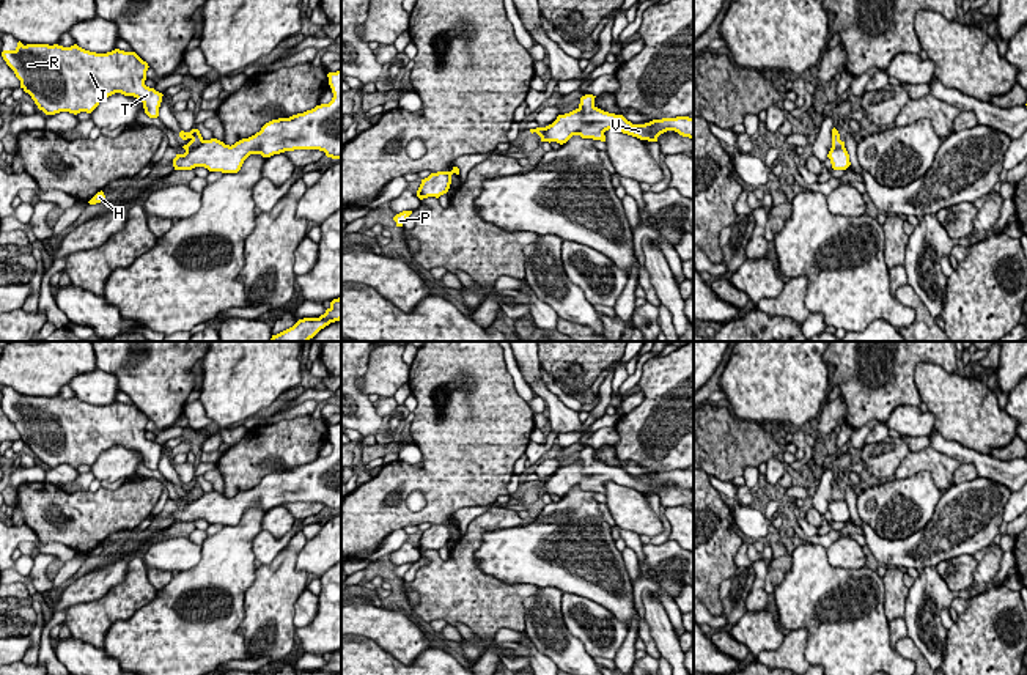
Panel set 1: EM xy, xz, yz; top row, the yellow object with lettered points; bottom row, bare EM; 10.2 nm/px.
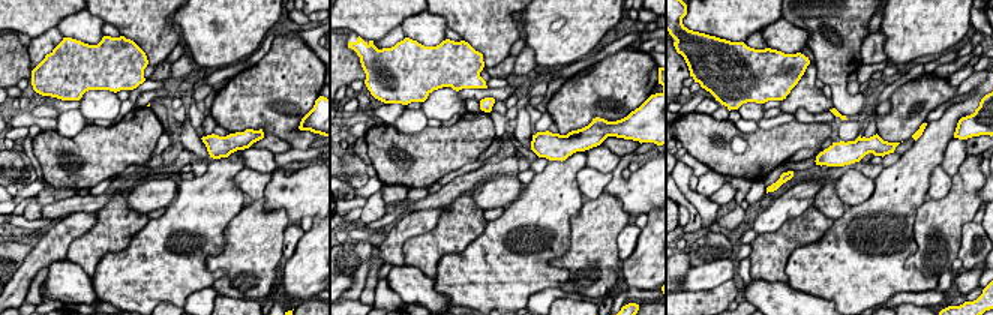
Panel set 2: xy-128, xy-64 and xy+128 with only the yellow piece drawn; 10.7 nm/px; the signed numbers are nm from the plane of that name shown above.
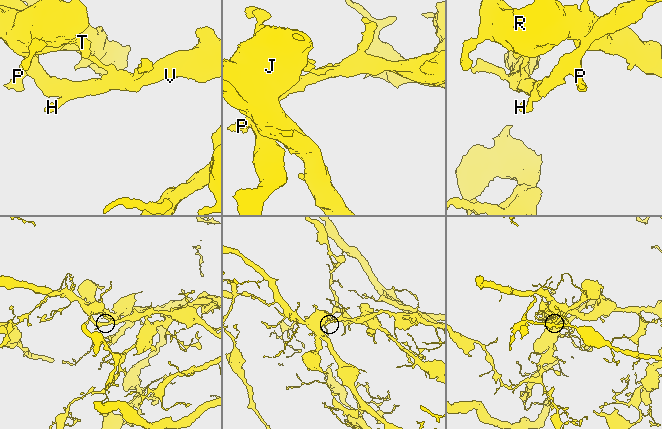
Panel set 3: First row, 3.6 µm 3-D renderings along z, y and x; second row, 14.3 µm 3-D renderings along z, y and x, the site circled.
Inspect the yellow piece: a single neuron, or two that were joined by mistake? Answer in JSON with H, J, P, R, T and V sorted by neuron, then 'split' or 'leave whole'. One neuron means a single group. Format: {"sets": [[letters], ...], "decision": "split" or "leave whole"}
{"sets": [["H", "P", "V"], ["J", "R", "T"]], "decision": "split"}

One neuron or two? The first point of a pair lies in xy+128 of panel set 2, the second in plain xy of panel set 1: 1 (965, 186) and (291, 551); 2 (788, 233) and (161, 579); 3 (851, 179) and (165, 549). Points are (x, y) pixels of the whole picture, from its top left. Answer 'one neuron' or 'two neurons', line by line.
1: one neuron
2: two neurons
3: one neuron

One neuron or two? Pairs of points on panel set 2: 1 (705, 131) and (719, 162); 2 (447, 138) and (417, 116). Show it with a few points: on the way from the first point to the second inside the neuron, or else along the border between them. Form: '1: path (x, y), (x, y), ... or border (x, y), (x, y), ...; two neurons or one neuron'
1: path (705, 138), (717, 155); one neuron
2: border (390, 125), (401, 132), (419, 132), (426, 126); two neurons

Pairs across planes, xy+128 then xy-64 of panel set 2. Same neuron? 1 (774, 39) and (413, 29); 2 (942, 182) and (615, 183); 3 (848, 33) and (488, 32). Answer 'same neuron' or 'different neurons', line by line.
1: same neuron
2: different neurons
3: same neuron

